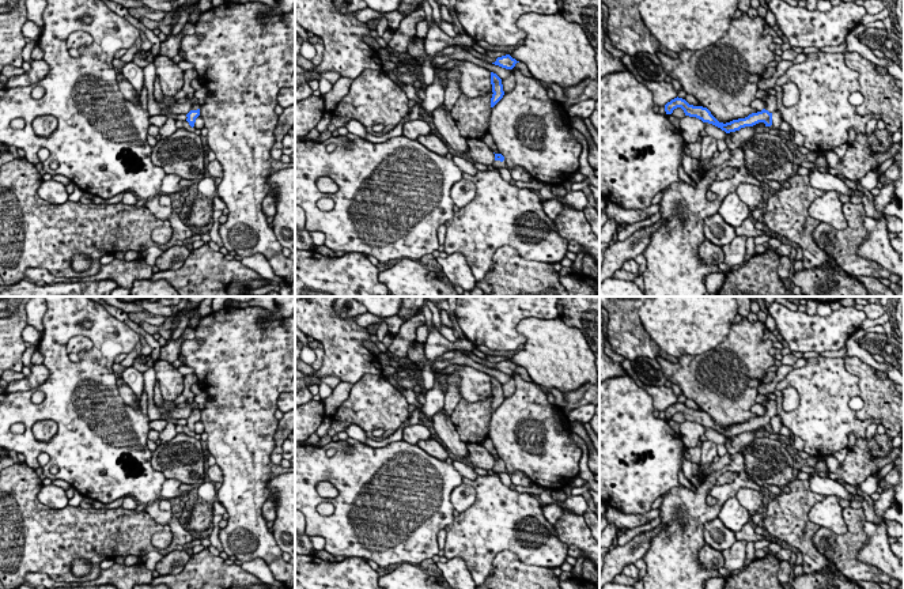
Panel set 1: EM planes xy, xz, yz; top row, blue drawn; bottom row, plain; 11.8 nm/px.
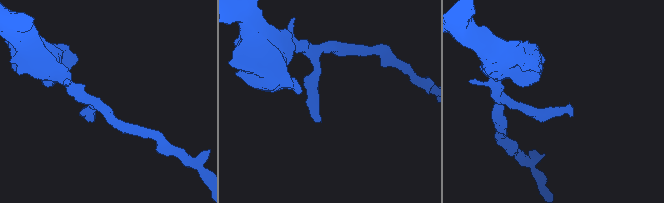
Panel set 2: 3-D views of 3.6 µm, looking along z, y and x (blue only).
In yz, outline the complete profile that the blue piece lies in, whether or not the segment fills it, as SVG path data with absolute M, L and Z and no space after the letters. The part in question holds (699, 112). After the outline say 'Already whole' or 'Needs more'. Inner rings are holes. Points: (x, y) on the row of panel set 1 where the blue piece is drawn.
M768 95L765 101L765 107L761 112L752 113L745 118L733 120L726 124L719 122L707 107L689 105L685 99L678 97L665 105L665 112L666 114L672 114L674 109L681 107L685 116L696 117L703 122L712 124L725 131L726 133L730 133L740 131L741 128L745 127L753 127L759 122L764 122L765 127L771 127L772 113L776 112L776 106L778 106L776 95Z. Needs more

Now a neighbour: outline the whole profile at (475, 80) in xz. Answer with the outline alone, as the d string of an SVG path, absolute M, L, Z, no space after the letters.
M455 60L453 68L447 68L445 64L438 64L432 67L445 88L449 84L447 72L451 69L458 69L459 71L458 86L461 88L461 94L469 98L481 97L492 90L491 71L474 63Z

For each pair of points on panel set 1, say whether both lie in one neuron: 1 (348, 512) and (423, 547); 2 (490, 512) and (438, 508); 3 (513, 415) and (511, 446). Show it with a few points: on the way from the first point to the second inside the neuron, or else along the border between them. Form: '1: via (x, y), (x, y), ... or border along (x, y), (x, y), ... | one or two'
1: via (367, 512), (388, 512), (404, 528) | one
2: border along (454, 517), (443, 528) | two
3: via (513, 423), (511, 438) | one

